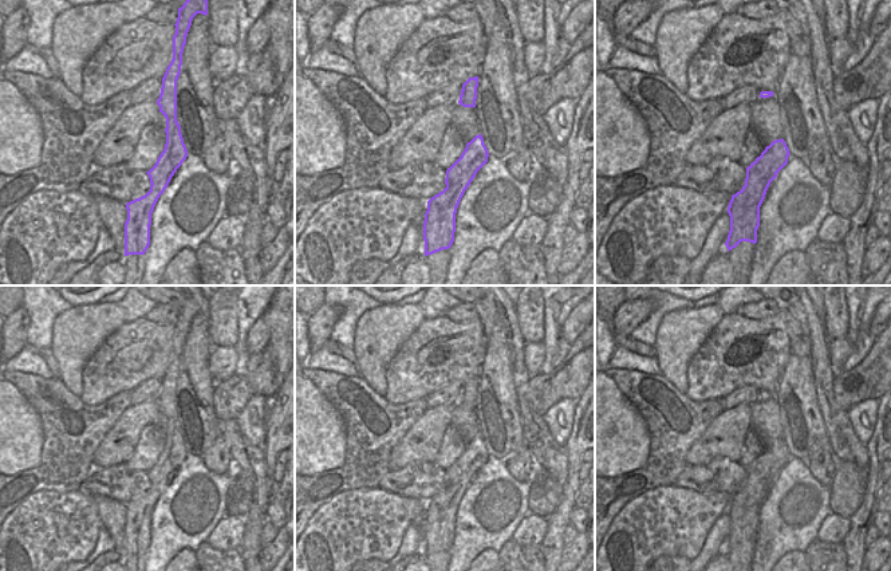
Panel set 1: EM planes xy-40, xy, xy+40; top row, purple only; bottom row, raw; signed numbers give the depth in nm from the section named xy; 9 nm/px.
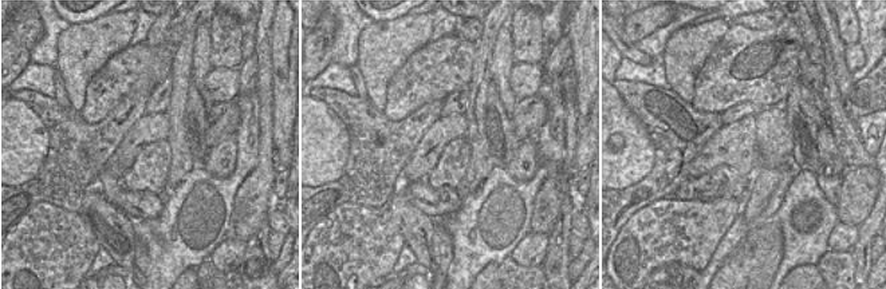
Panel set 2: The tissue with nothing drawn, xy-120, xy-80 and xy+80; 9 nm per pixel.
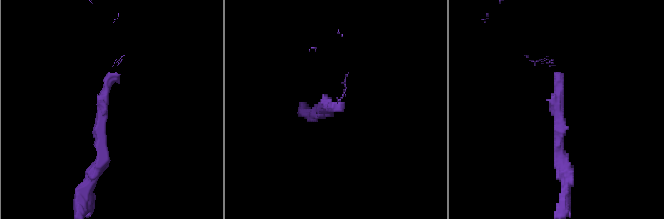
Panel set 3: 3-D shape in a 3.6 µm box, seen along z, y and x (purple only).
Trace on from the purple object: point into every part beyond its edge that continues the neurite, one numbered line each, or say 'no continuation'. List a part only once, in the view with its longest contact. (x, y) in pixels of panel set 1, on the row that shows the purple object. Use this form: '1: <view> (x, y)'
1: xy+40 (741, 256)

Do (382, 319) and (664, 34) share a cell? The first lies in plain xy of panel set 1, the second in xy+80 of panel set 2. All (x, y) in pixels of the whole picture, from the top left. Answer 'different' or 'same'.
different

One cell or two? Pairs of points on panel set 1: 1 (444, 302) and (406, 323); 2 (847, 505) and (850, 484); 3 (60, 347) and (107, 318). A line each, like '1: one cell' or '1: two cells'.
1: two cells
2: one cell
3: one cell

